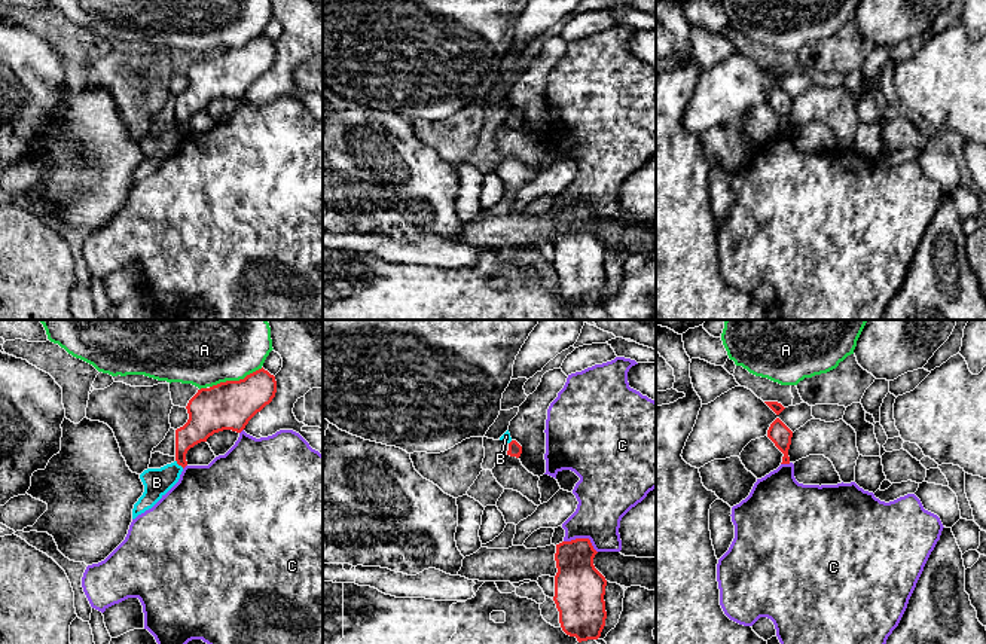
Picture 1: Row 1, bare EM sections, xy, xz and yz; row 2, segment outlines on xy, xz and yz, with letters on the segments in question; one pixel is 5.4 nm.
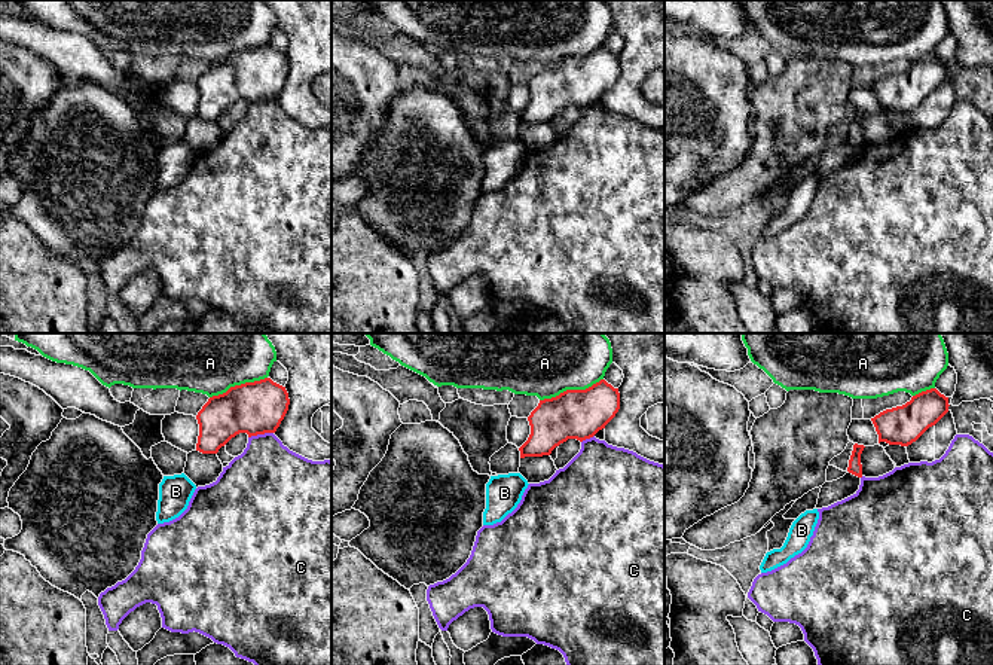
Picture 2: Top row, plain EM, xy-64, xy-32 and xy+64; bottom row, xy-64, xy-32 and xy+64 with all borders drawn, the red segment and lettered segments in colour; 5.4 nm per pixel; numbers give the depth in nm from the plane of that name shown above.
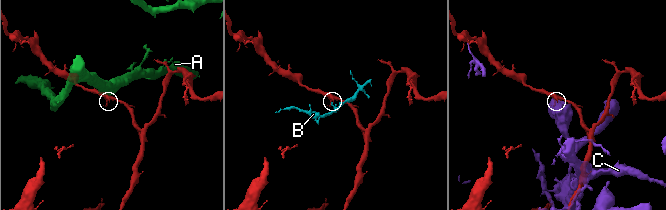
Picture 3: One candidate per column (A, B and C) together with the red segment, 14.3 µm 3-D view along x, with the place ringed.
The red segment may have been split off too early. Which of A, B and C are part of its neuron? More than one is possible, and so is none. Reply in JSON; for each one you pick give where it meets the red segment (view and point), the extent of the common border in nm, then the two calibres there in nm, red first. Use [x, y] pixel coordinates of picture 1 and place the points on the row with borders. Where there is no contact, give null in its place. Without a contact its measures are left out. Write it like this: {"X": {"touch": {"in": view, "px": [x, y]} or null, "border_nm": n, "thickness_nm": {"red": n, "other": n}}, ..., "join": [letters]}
{"join": []}

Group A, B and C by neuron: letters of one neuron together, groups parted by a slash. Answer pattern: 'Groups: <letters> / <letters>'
Groups: A / B / C

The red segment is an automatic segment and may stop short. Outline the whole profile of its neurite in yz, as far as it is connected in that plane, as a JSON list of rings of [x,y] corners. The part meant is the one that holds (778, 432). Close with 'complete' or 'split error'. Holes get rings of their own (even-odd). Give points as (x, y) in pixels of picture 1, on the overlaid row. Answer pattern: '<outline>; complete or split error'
[[[776,418],[767,430],[767,437],[784,454],[781,464],[790,464],[788,449],[791,445],[793,431],[779,418]]]; complete

